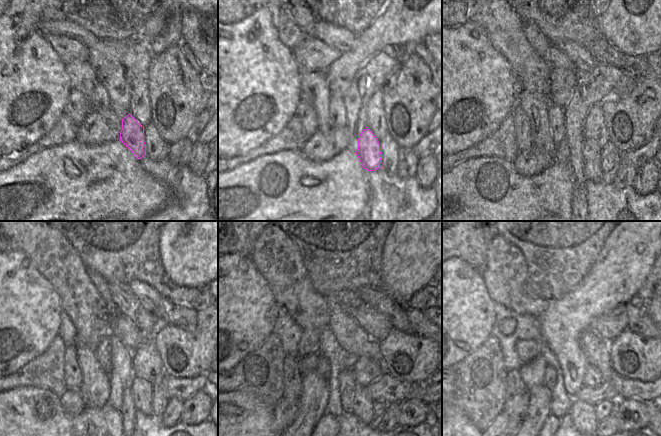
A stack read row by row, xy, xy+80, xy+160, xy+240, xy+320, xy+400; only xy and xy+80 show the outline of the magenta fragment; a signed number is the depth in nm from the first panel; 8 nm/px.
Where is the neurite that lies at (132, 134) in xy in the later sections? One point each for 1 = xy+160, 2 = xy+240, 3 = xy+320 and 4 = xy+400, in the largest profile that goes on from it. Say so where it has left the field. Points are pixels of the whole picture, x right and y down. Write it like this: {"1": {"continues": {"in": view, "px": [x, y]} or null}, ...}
{"1": {"continues": {"in": "xy+160", "px": [591, 153]}}, "2": {"continues": {"in": "xy+240", "px": [142, 389]}}, "3": {"continues": {"in": "xy+320", "px": [363, 408]}}, "4": {"continues": {"in": "xy+400", "px": [582, 415]}}}

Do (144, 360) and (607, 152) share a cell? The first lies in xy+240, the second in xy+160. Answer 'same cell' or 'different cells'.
different cells

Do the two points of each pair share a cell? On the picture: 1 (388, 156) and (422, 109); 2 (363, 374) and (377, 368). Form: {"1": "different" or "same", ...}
{"1": "different", "2": "same"}

